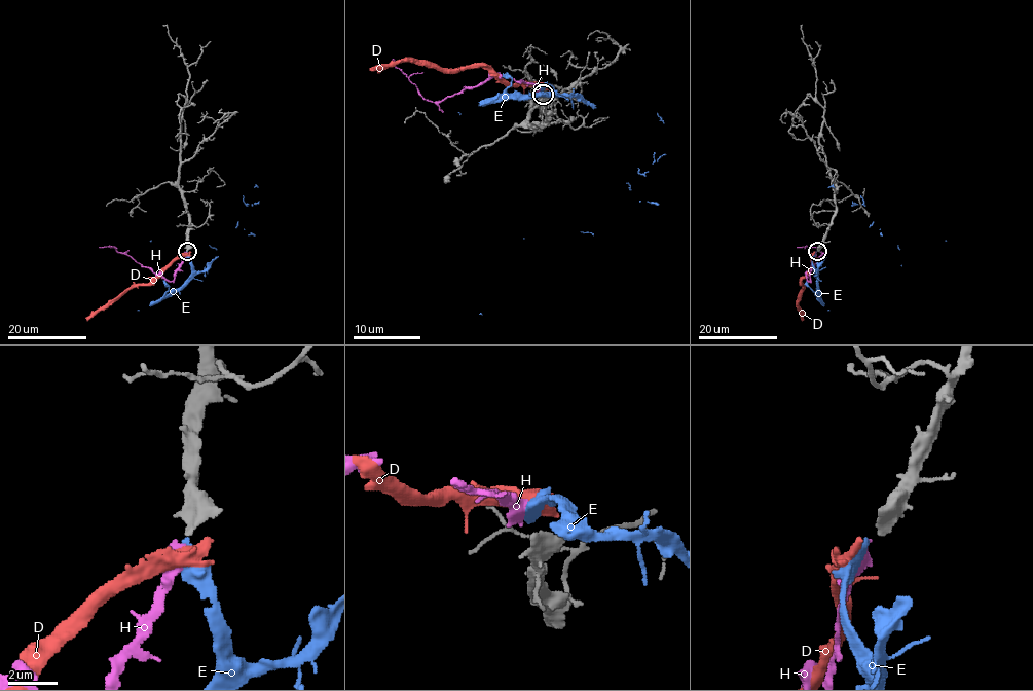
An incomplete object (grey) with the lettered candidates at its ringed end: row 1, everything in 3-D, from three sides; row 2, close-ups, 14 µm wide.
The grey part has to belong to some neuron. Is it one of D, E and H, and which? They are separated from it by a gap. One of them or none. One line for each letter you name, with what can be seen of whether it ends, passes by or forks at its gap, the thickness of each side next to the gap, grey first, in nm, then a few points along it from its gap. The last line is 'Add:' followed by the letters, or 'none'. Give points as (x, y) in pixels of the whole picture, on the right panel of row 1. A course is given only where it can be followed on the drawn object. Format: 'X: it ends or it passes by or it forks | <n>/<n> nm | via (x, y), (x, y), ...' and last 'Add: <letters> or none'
E: it ends | 360/340 nm | via (815, 252), (812, 266), (817, 271), (901, 265), (946, 241)
Add: E

